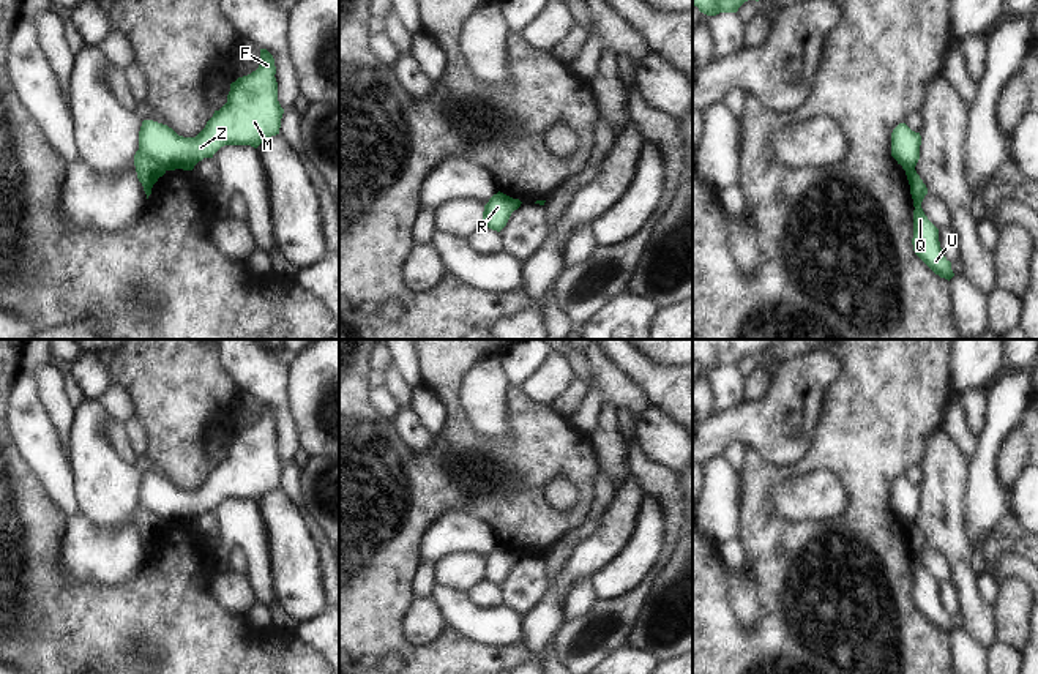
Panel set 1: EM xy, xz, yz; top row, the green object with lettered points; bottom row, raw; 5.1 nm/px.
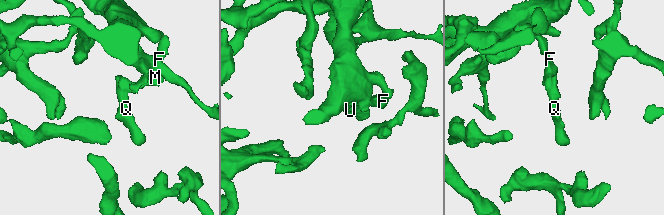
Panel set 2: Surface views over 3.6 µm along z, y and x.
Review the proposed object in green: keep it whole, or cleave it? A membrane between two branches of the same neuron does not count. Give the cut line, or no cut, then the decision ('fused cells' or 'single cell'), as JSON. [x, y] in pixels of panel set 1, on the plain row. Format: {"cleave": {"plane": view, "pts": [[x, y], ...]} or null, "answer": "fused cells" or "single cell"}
{"cleave": {"plane": "xy", "pts": [[138, 504], [164, 524]]}, "answer": "fused cells"}

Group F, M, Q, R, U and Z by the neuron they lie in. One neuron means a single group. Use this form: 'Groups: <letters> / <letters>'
Groups: F M Z / Q R U

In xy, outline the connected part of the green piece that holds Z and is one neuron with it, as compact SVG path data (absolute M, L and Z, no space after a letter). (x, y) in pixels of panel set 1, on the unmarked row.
M260 403L260 418L230 437L227 456L215 464L196 491L178 489L167 478L144 474L139 485L139 505L161 524L192 524L203 511L224 499L257 502L265 492L279 488L284 462L278 455L274 412Z

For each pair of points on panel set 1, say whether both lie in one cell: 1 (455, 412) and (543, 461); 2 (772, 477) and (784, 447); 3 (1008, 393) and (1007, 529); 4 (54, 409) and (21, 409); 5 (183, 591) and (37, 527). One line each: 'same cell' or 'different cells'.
1: same cell
2: different cells
3: different cells
4: different cells
5: same cell

